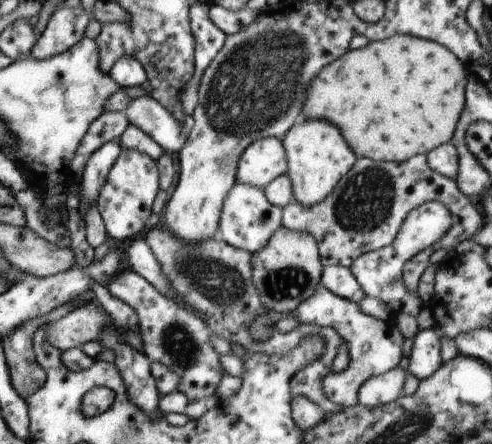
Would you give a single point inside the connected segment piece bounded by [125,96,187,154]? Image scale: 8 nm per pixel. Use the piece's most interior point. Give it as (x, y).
(145, 113)

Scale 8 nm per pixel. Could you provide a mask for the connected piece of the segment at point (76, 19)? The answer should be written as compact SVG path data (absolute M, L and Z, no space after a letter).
M65 6L55 10L29 56L35 60L45 60L55 54L67 52L69 48L81 42L83 30L89 20L91 20L89 14L81 6L79 8Z

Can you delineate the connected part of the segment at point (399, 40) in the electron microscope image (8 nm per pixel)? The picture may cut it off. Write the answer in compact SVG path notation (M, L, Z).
M397 34L387 40L369 42L359 50L347 50L335 62L323 66L307 86L301 112L305 120L333 124L357 158L399 164L413 156L427 156L433 148L451 142L465 106L467 76L465 66L449 48L433 40Z

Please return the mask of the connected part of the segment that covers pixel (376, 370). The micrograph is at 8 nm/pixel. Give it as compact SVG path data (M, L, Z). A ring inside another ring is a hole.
M319 284L317 290L313 292L313 296L309 296L305 302L301 302L291 316L297 318L299 324L333 328L337 332L337 336L343 338L345 346L351 350L347 368L341 372L331 370L321 382L323 396L341 408L353 408L359 402L357 390L361 388L361 384L365 384L365 380L369 380L369 378L377 378L377 376L391 372L393 368L397 368L399 360L403 358L401 356L403 336L399 334L397 326L389 326L389 324L385 324L385 320L375 320L371 316L361 314L357 310L355 302L329 292L323 284Z

